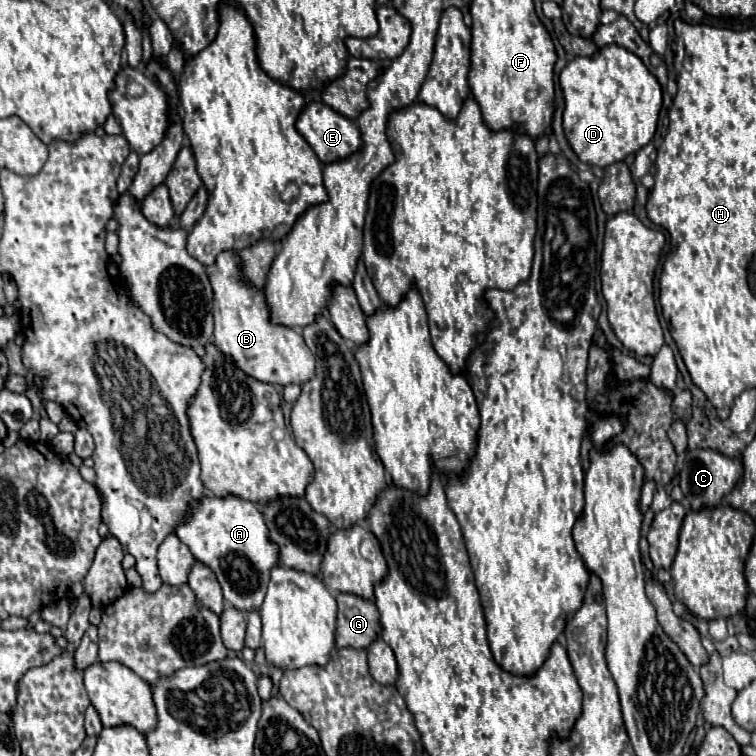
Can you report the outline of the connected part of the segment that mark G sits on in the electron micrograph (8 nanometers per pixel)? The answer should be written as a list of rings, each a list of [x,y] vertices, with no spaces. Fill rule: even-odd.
[[[337,594],[337,604],[337,648],[369,648],[381,636],[377,606],[353,594]]]

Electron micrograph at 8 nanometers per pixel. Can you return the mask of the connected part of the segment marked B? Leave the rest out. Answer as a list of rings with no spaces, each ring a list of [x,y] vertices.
[[[223,252],[217,262],[207,268],[209,280],[215,292],[215,348],[229,356],[233,364],[247,376],[265,384],[305,384],[315,378],[315,356],[307,348],[301,332],[293,328],[275,326],[269,322],[263,292],[253,290],[249,284],[239,282],[239,256],[235,252]]]

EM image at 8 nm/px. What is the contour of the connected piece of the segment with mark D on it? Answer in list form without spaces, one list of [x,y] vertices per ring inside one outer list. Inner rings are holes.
[[[609,44],[593,56],[573,58],[561,70],[559,84],[565,96],[565,136],[581,162],[605,168],[651,142],[661,110],[661,86],[627,48]]]

